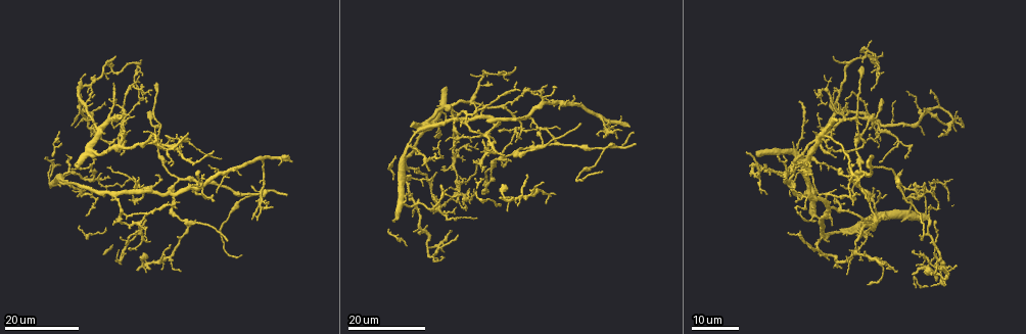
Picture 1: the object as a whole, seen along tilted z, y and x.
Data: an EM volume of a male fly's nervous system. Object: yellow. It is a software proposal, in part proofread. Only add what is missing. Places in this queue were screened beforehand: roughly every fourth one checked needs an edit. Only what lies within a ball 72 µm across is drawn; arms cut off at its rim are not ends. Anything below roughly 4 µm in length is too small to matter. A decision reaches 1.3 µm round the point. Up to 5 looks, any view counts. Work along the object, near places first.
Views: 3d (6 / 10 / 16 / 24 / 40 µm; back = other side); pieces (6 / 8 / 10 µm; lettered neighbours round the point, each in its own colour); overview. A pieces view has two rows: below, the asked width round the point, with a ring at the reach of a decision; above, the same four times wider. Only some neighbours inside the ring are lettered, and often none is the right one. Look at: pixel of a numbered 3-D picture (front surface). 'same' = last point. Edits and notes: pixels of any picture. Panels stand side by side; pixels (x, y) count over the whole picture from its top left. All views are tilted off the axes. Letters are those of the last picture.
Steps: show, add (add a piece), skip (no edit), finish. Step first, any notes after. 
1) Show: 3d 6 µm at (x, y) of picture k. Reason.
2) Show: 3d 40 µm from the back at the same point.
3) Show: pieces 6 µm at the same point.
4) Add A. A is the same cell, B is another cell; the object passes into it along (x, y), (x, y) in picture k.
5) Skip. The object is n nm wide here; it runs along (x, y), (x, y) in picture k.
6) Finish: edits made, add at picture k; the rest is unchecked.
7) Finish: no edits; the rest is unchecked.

Show: 3d 16 µm at (444, 165) of picture 1.

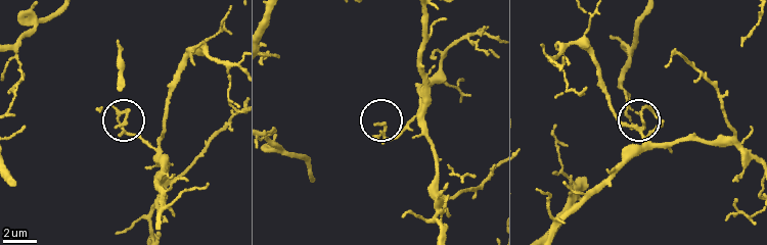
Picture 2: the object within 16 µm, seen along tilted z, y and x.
Show: pieces 6 µm at (119, 125) of picture 2.

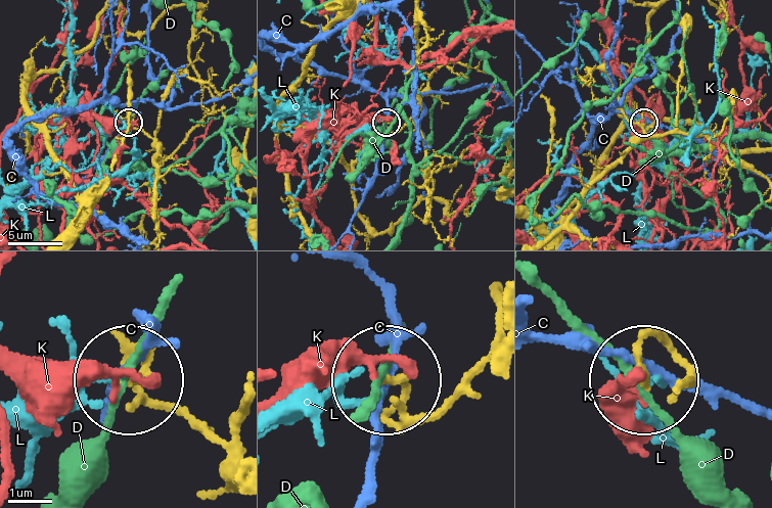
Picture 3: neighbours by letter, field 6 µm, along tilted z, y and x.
Skip. C, D, K and L are other cells; it runs along (494, 352), (424, 415), (395, 419), (394, 375) in picture 3; no lettered piece goes on from it.

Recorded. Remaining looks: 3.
Show: 3d 16 µm at (458, 236) of picture 1. An open end.

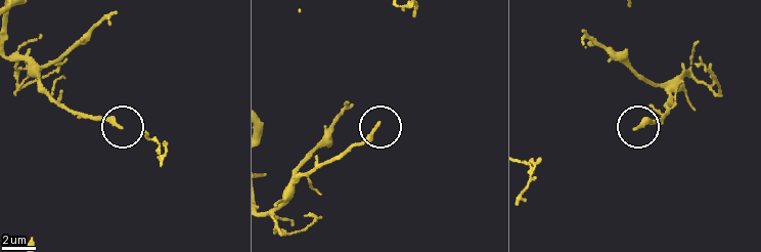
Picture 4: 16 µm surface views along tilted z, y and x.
Show: pieces 8 µm at (379, 124) of picture 4.

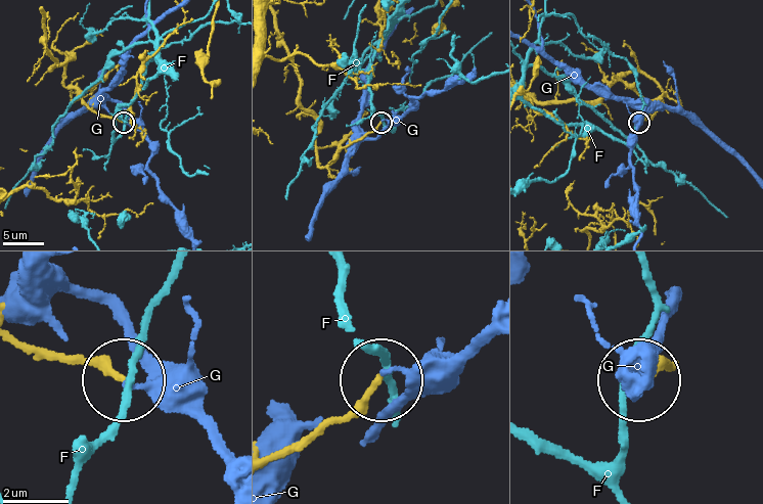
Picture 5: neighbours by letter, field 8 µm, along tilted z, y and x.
Skip. The object is 170 nm wide here; F and G are other cells; it runs along (311, 111), (319, 126), (316, 152), (320, 167), (379, 123) in picture 5; none of them fits.

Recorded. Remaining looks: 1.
Finish: no edits; the rest is unchecked.

